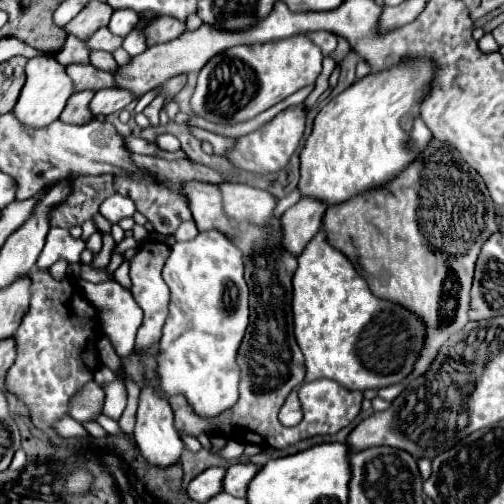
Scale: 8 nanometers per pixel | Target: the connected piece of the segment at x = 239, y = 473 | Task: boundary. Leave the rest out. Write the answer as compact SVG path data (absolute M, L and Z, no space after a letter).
M233 464L233 466L229 466L227 474L223 478L223 492L231 494L231 496L245 496L247 484L257 474L257 470L259 468L255 464Z

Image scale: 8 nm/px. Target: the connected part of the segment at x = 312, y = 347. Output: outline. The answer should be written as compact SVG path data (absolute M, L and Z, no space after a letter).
M319 232L299 256L299 266L293 274L293 322L295 338L305 356L305 382L319 378L329 378L339 382L347 390L367 390L367 388L385 388L401 382L415 364L415 358L423 346L425 326L409 310L385 300L379 300L371 294L367 282L355 272L349 260L327 244L325 234Z

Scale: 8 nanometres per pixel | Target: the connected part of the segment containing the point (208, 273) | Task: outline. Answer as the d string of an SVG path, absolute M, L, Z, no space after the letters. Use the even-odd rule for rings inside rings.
M209 230L197 234L197 238L187 242L177 242L171 246L171 254L163 268L163 280L171 288L171 304L169 316L163 326L163 336L159 342L159 376L161 376L161 390L169 396L183 394L187 396L193 410L201 416L217 416L219 412L231 408L237 398L237 384L239 384L239 368L235 364L237 348L243 340L245 328L249 324L249 290L243 280L243 252L229 236L223 236L219 230ZM233 284L237 290L237 304L227 306L227 286Z

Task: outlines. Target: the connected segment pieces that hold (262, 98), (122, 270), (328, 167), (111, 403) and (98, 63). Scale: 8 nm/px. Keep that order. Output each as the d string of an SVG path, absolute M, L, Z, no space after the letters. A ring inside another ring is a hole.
M305 34L265 44L227 48L213 56L199 72L191 108L197 116L217 124L249 120L303 86L315 84L321 74L321 60L323 54L319 52L319 46L315 46Z
M123 260L121 266L115 270L115 280L117 280L123 288L129 288L129 286L131 286L131 280L129 280L129 260Z
M429 60L401 62L391 70L365 76L323 106L301 150L299 194L315 196L315 200L333 206L389 184L389 180L399 176L433 138L419 116L419 106L433 78L433 68ZM403 116L413 118L411 130L401 126Z
M103 364L95 371L94 381L101 386L105 393L103 414L113 420L119 420L127 405L127 391L124 381Z
M93 50L93 52L89 54L89 60L91 60L91 64L93 64L95 68L115 74L115 66L117 66L117 62L115 62L113 54L109 54L109 52L97 52L97 50Z

